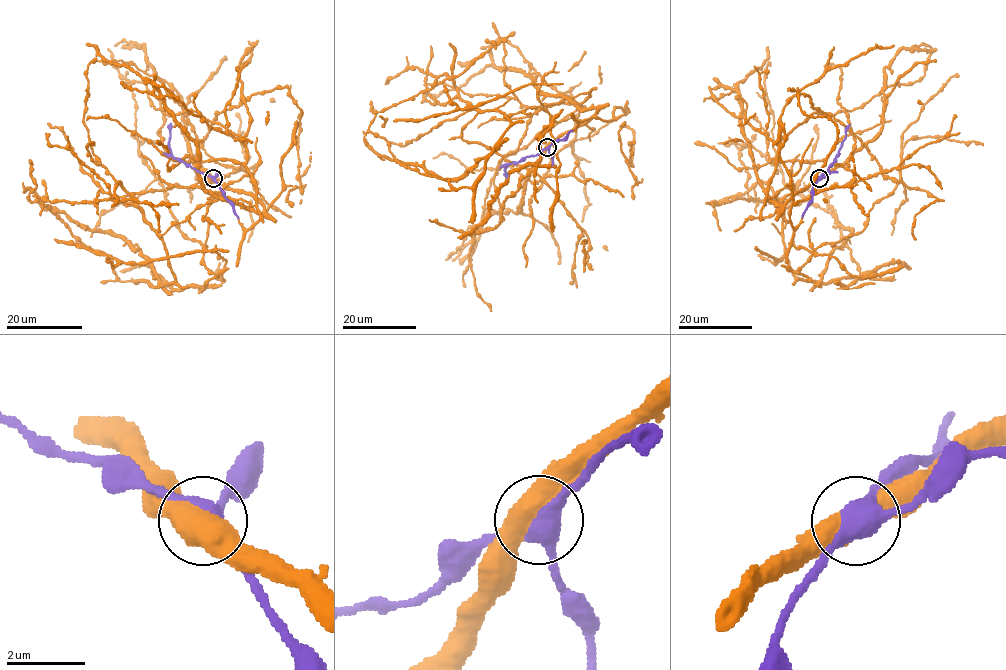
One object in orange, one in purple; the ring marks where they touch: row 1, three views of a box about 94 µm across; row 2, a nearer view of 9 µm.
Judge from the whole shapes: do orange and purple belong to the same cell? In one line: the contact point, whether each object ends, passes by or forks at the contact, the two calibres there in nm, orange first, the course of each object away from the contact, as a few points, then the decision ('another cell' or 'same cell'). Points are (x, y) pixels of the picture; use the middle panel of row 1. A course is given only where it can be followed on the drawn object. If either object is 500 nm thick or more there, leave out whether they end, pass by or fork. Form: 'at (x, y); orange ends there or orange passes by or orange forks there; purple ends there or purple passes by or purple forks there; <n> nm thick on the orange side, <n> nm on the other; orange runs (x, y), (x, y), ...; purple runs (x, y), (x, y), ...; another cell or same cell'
at (547, 147); 550 nm thick on the orange side, 440 nm on the other; orange runs (548, 148), (595, 108), (512, 69), (426, 92), (511, 126), (451, 179), (398, 161), (369, 130), (371, 101); purple runs (548, 148), (508, 165), (505, 169), (506, 178); same cell

